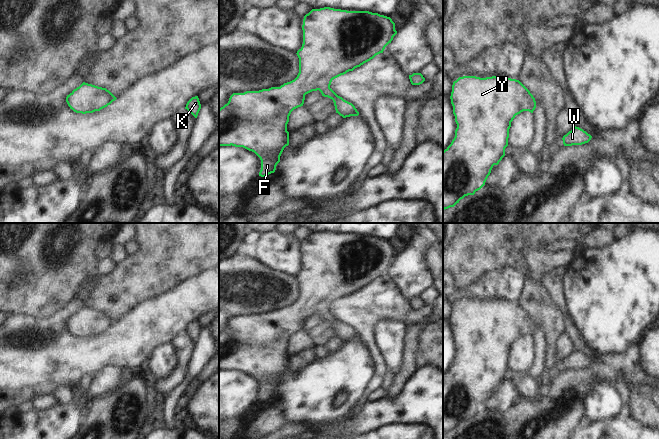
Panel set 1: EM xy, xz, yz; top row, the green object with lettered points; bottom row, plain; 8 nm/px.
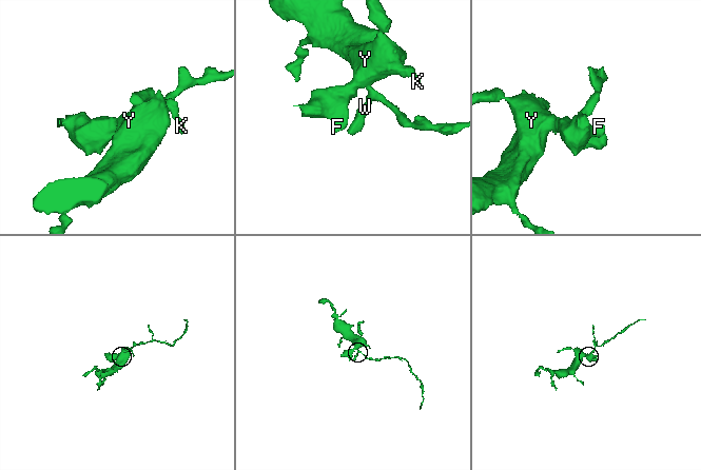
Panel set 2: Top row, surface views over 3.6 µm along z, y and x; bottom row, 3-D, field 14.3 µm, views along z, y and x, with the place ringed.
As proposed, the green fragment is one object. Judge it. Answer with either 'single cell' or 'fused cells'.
single cell

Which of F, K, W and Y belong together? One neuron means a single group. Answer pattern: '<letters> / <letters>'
F K W Y

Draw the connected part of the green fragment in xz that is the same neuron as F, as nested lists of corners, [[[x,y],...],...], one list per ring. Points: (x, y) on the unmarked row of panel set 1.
[[[330,231],[312,233],[304,240],[302,254],[303,268],[296,277],[299,297],[294,304],[280,311],[233,317],[228,327],[219,333],[219,370],[232,369],[254,376],[261,384],[261,401],[275,396],[284,372],[289,369],[289,340],[294,333],[303,330],[306,318],[319,314],[322,320],[333,324],[336,337],[343,342],[359,339],[352,327],[330,312],[331,306],[383,277],[397,258],[390,241]]]

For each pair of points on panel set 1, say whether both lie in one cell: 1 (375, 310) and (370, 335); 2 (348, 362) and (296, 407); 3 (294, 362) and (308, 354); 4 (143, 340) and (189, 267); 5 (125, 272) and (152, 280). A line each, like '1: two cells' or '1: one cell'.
1: one cell
2: one cell
3: one cell
4: two cells
5: one cell

